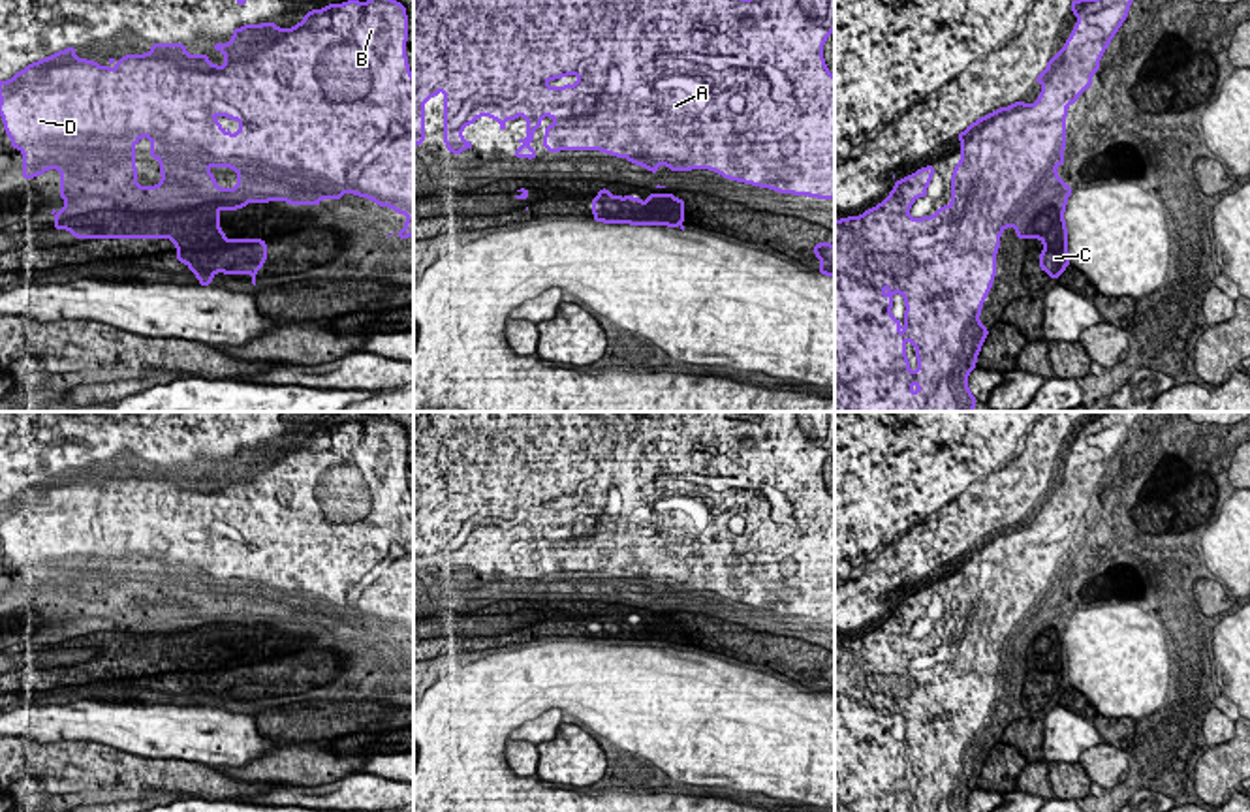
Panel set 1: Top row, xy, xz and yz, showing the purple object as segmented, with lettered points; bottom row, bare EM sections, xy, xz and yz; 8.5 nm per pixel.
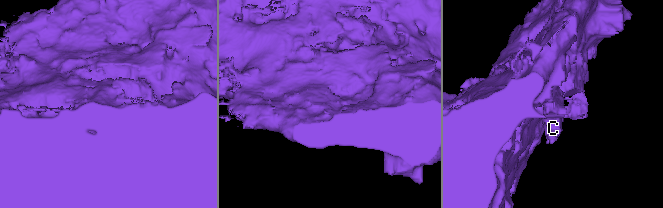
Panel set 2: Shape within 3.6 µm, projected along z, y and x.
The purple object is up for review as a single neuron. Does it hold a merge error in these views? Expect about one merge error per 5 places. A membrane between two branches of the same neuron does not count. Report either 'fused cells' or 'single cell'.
fused cells

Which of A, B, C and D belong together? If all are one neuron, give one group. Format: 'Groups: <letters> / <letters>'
Groups: A B D / C

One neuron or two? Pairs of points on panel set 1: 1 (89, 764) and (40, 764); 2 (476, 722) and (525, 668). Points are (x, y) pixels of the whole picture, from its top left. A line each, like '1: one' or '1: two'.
1: one
2: one

